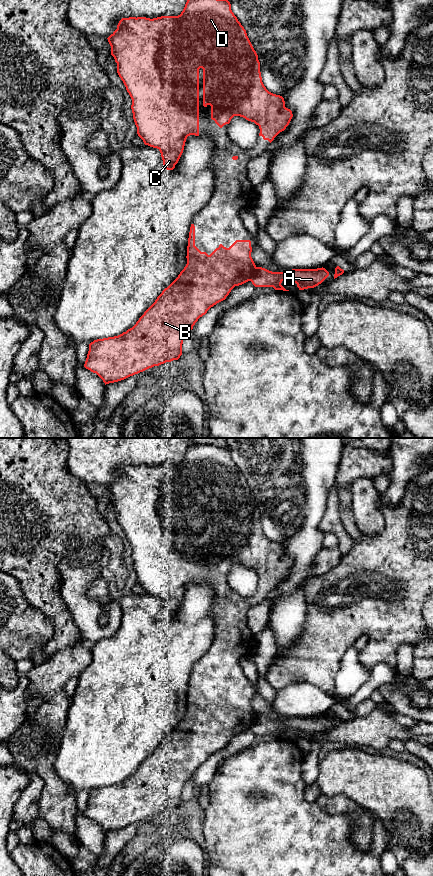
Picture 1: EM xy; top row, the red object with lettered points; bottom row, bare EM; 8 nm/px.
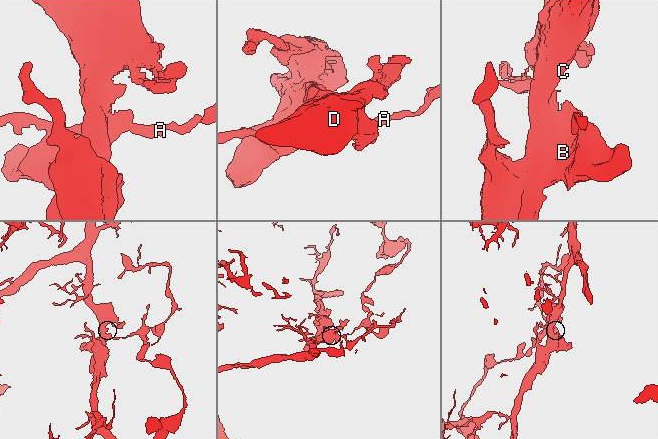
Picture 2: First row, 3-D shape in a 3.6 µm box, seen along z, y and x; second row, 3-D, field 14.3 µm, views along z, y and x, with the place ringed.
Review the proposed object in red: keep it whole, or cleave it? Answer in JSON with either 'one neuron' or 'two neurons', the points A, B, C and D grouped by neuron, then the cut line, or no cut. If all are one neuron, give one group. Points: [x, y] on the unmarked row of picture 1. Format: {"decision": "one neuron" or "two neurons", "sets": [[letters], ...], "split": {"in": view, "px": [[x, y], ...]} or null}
{"decision": "two neurons", "sets": [["A"], ["B", "C", "D"]], "split": {"in": "xy", "px": [[256, 715], [255, 721], [249, 728]]}}

